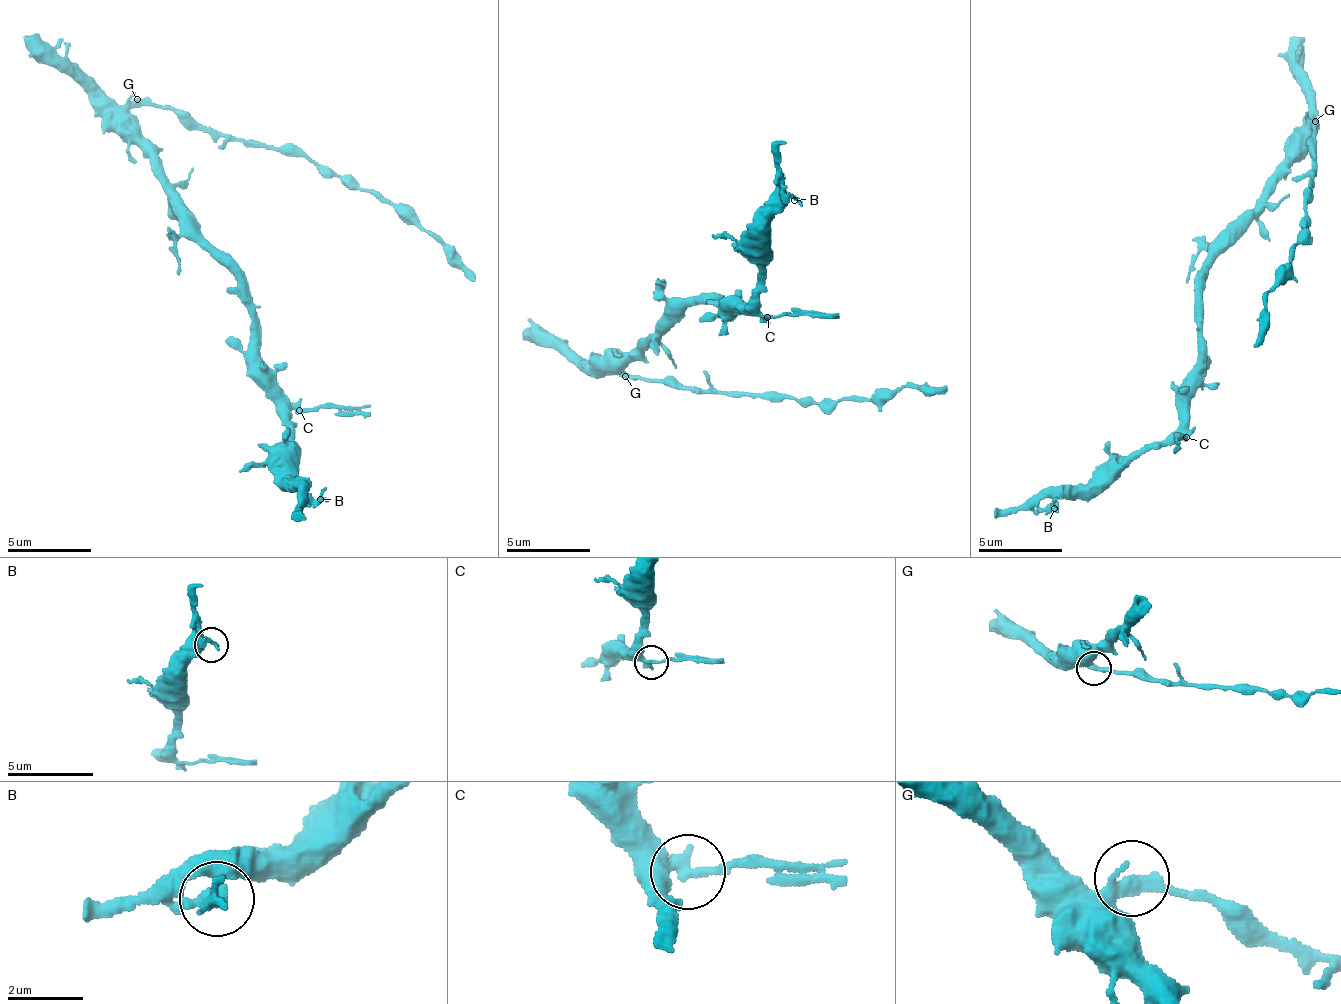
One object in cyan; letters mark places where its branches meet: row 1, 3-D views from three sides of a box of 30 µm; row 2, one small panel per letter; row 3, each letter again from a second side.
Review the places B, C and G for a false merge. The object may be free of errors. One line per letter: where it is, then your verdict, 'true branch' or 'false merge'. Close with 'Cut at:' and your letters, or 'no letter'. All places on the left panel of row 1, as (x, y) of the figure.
B: place (320, 499); true branch
C: place (299, 410); false merge
G: place (137, 99); true branch
Cut at: C

